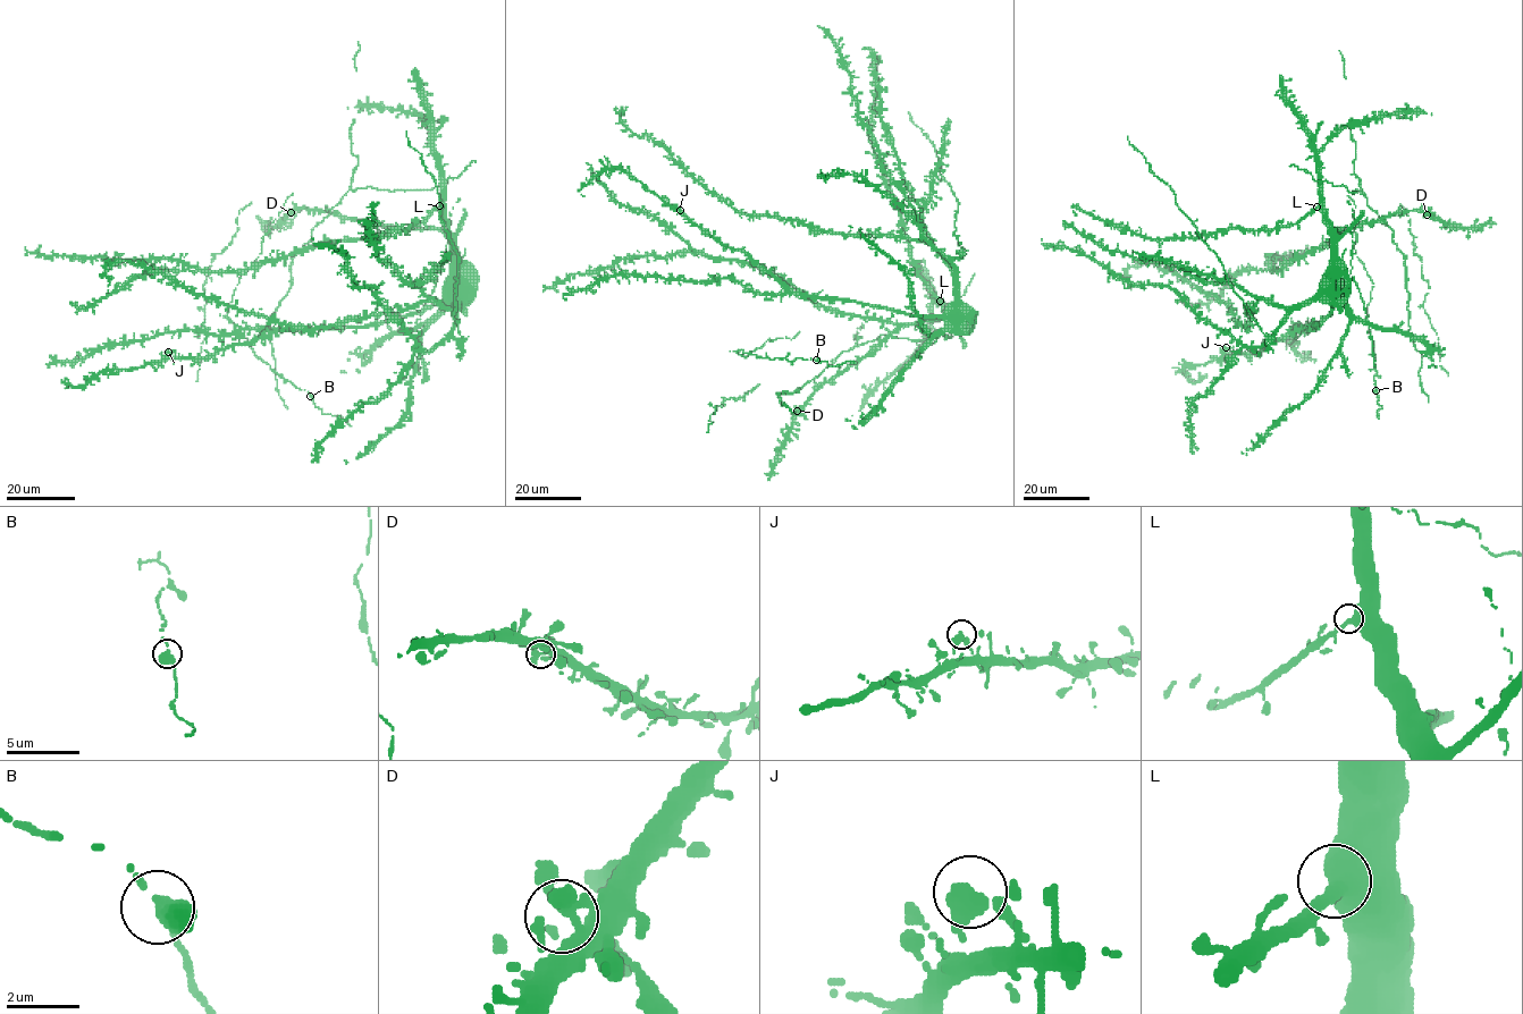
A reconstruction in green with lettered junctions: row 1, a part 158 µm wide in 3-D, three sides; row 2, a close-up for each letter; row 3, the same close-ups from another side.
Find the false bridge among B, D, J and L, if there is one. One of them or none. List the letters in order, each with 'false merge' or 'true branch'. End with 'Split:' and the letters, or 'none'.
B: true branch
D: true branch
J: true branch
L: true branch
Split: none

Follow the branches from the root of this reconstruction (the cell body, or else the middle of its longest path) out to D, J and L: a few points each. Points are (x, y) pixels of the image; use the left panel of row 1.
D: (460, 282), (454, 277), (451, 241), (437, 228), (388, 228), (311, 209), (291, 212)
J: (460, 282), (442, 302), (380, 322), (360, 327), (282, 328), (195, 360), (174, 358), (168, 352)
L: (460, 282), (454, 277), (448, 221), (439, 205)

